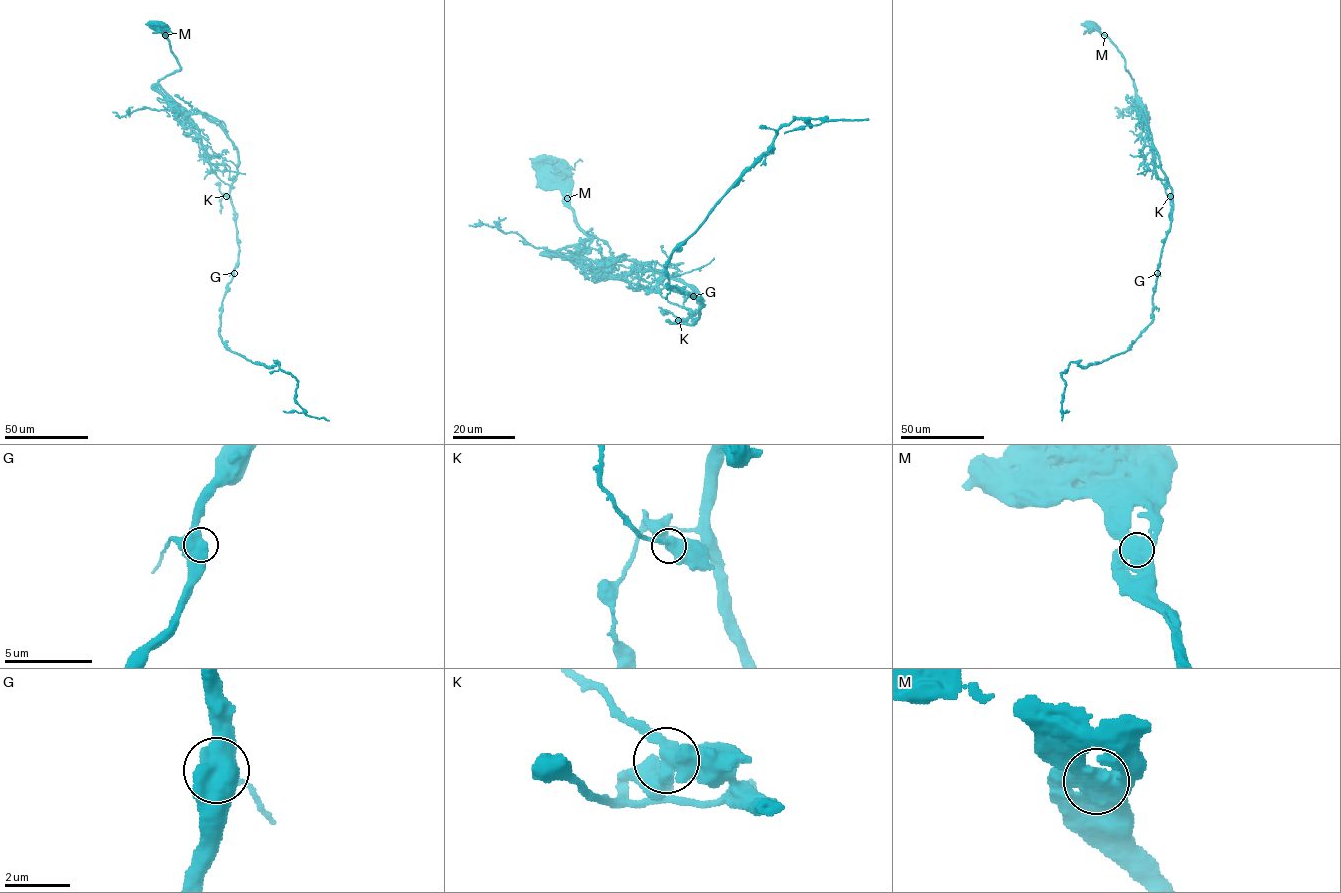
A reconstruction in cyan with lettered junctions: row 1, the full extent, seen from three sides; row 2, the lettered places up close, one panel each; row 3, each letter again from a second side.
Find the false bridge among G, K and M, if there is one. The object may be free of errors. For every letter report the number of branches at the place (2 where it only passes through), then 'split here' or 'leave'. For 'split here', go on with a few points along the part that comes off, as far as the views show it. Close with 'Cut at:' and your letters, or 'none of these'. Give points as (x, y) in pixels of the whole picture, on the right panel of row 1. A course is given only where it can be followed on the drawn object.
G: 3 | leave
K: 3 | leave
M: 3 | leave
Cut at: none of these

